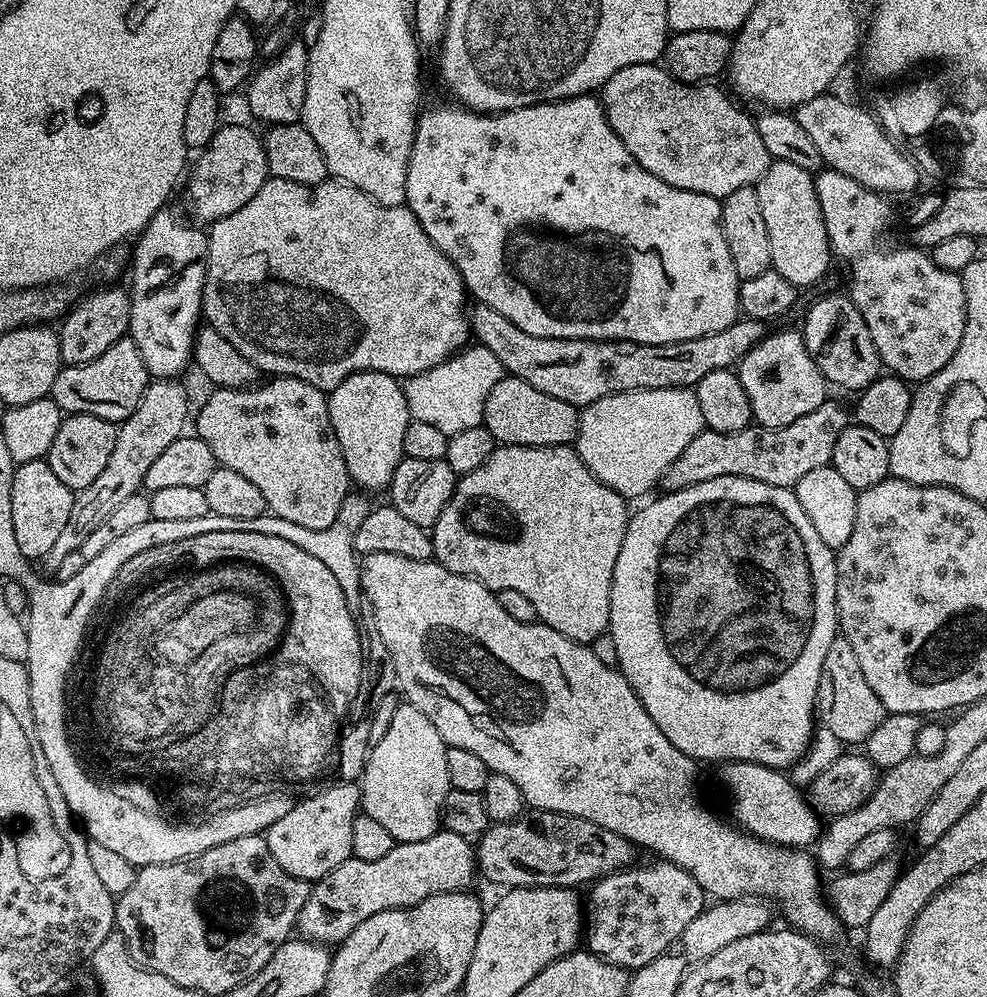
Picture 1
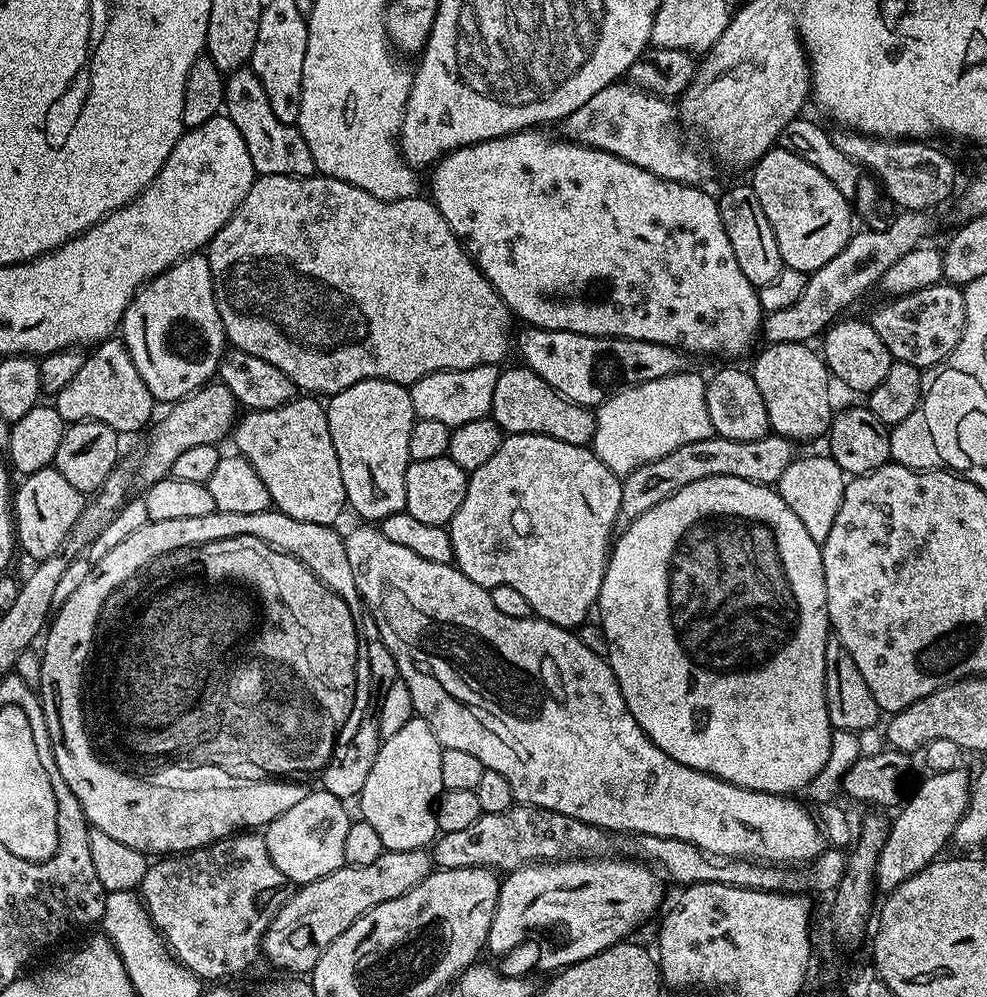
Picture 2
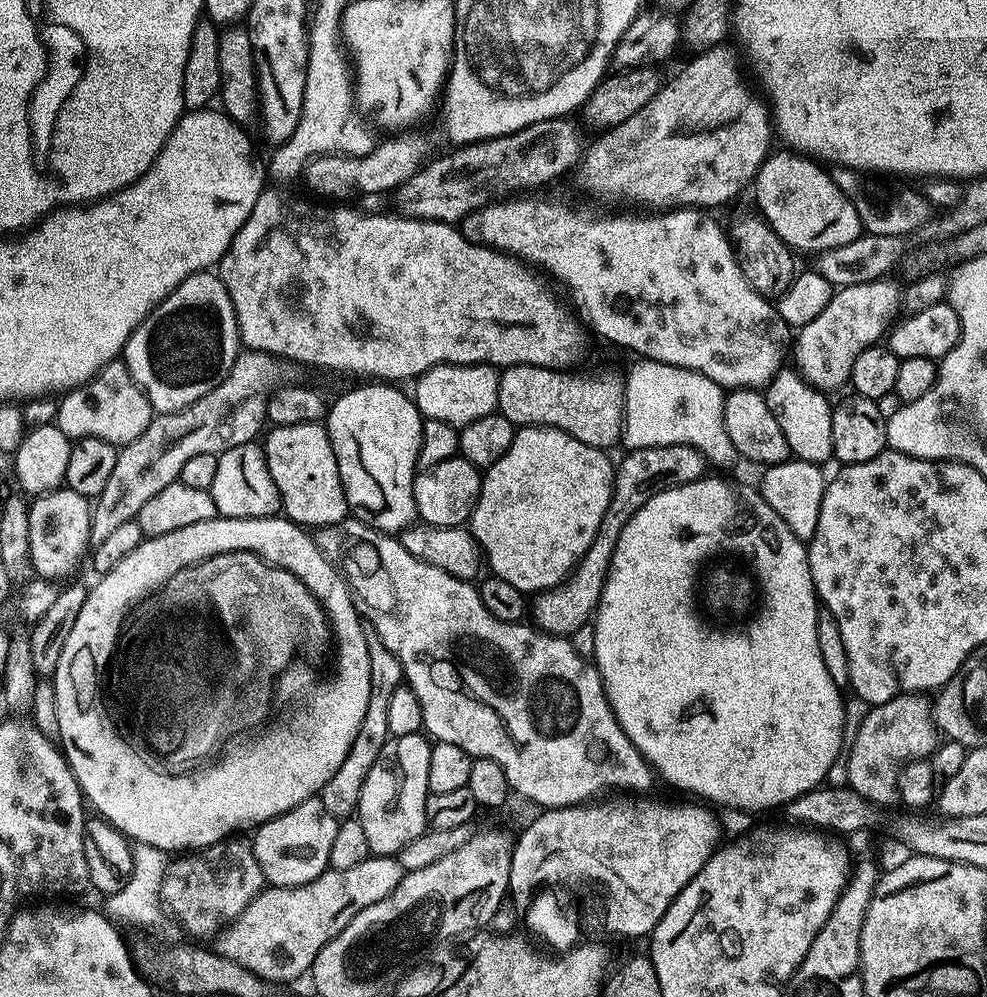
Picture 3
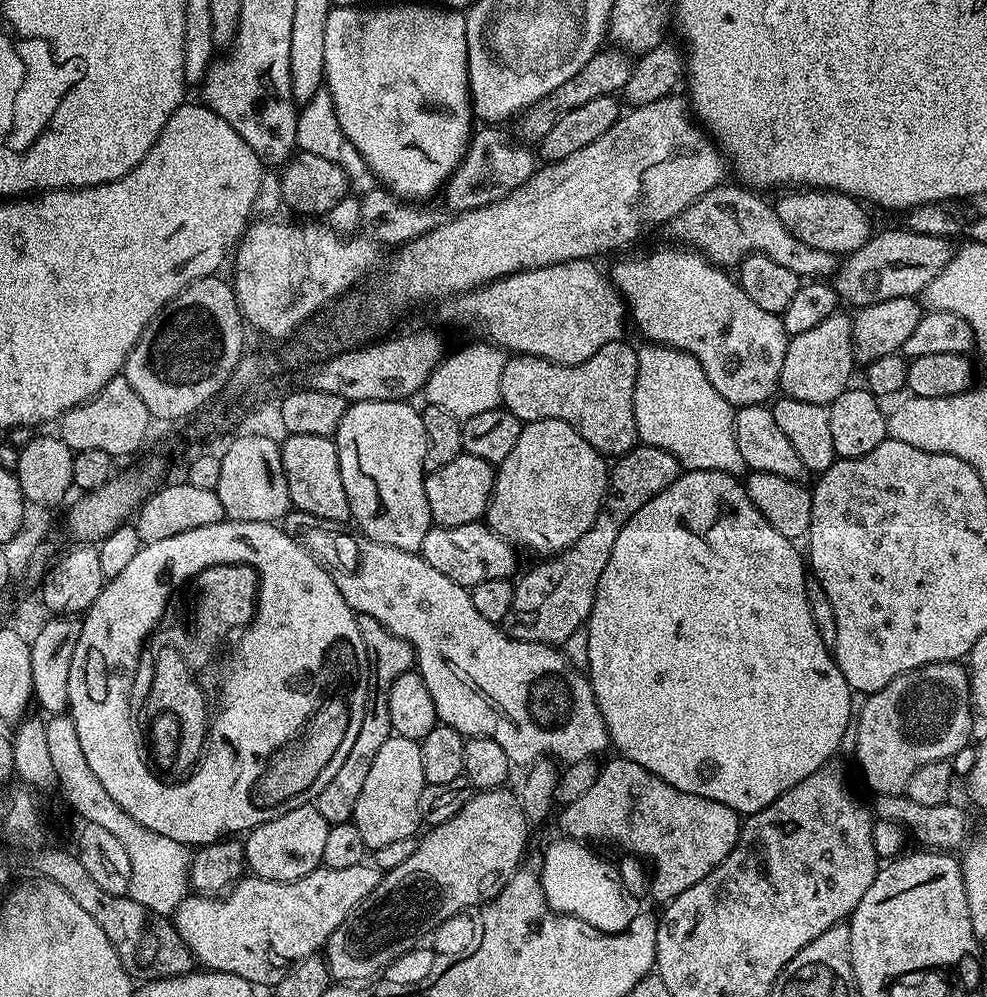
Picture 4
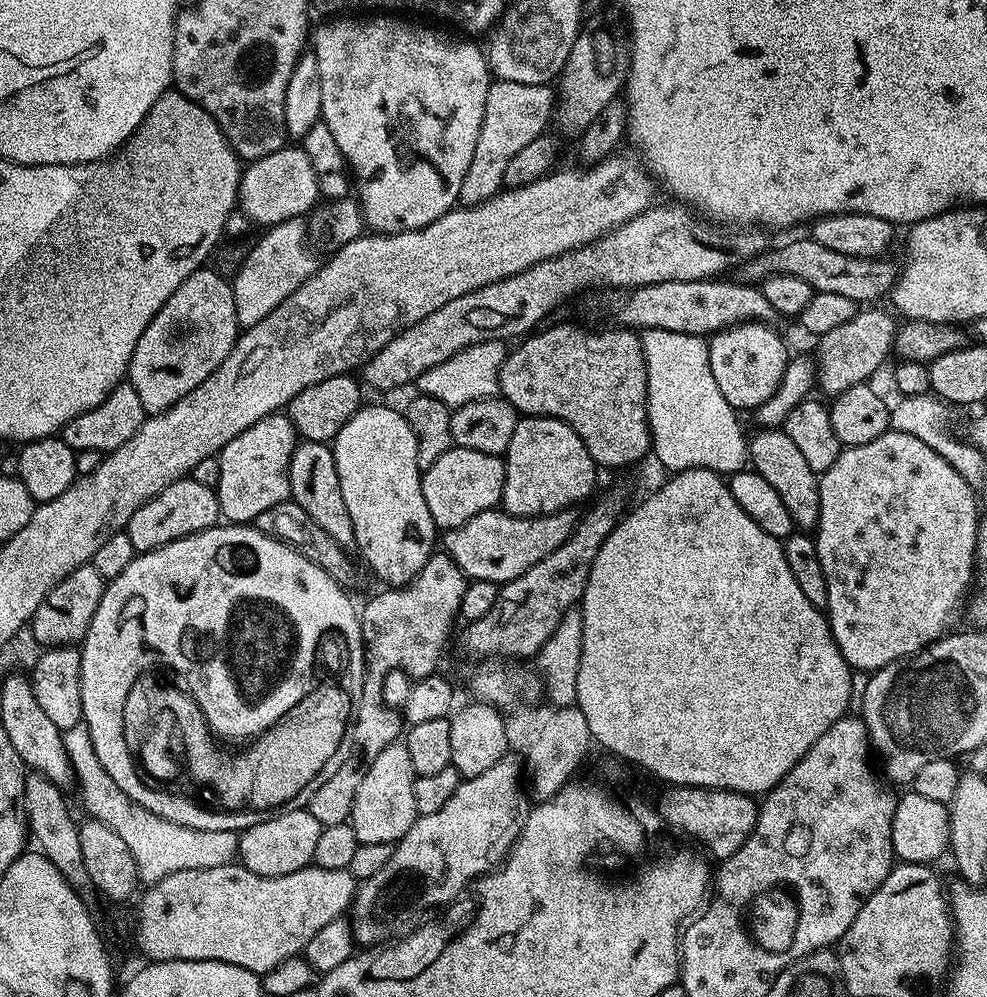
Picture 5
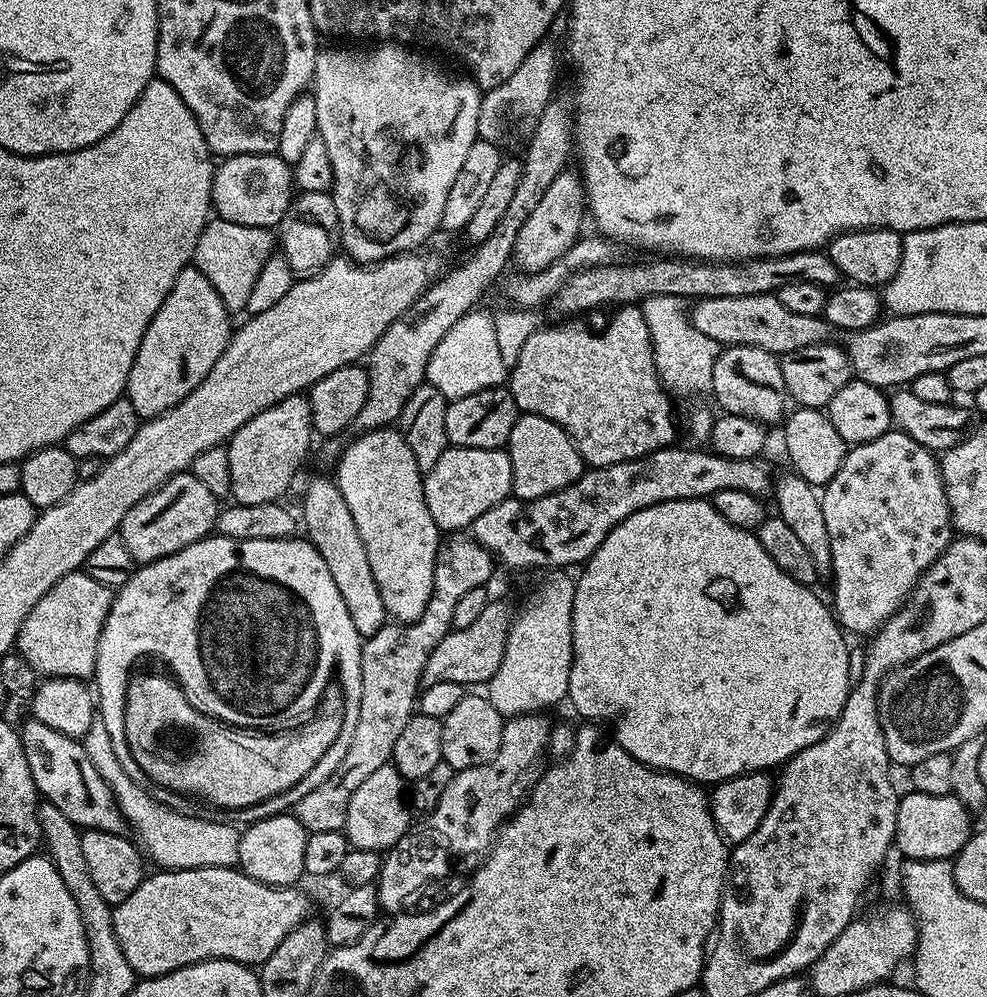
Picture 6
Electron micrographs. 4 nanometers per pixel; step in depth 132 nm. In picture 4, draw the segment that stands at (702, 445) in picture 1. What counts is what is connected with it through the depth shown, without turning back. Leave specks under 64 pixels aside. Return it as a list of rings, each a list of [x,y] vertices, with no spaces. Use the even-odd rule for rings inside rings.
[[[649,444],[631,448],[611,465],[608,473],[608,490],[604,494],[604,507],[596,521],[571,544],[566,551],[557,552],[545,564],[532,568],[521,580],[515,581],[512,615],[506,621],[507,631],[514,638],[539,644],[563,646],[574,630],[585,627],[592,613],[598,590],[598,578],[610,562],[614,541],[622,534],[622,526],[650,502],[666,486],[680,477],[682,465],[673,452]]]

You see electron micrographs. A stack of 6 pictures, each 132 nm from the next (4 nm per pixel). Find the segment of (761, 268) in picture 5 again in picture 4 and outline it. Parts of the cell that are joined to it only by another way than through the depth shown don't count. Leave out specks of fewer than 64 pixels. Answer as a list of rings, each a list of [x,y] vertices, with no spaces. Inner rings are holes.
[[[907,226],[877,231],[862,247],[843,257],[842,267],[834,277],[834,287],[841,301],[848,303],[849,300],[855,306],[886,302],[890,298],[916,298],[942,274],[953,251],[953,241],[946,236],[913,232]]]

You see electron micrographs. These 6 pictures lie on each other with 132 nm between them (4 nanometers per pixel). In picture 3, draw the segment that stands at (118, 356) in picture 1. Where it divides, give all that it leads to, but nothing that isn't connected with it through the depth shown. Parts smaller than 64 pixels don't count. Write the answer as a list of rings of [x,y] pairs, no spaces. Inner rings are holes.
[[[120,358],[102,366],[86,383],[67,389],[58,401],[55,426],[73,442],[82,438],[102,438],[111,444],[123,446],[134,442],[134,438],[138,438],[138,434],[150,426],[154,415],[152,403],[130,374],[128,365]]]

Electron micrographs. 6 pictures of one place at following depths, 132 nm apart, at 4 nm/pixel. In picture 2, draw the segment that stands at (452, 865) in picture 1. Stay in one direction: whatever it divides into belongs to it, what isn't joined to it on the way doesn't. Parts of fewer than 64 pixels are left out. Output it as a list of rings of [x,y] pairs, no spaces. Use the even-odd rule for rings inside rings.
[[[415,848],[405,852],[386,850],[375,862],[370,862],[370,866],[345,866],[320,880],[297,887],[266,930],[263,959],[268,959],[276,968],[285,968],[288,974],[311,973],[326,946],[330,946],[338,934],[350,930],[359,916],[382,902],[390,902],[390,898],[406,894],[433,871],[434,861],[425,849]]]

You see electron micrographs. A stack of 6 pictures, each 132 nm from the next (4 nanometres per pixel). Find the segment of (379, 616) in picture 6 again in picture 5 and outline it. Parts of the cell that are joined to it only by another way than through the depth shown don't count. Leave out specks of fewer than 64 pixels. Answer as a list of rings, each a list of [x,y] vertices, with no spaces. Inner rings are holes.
[[[297,443],[288,467],[288,491],[291,499],[302,506],[302,510],[306,510],[306,514],[310,514],[310,518],[314,518],[314,522],[318,522],[318,526],[322,526],[336,544],[347,549],[355,545],[354,526],[350,522],[350,510],[346,510],[346,498],[342,498],[338,466],[327,443]]]

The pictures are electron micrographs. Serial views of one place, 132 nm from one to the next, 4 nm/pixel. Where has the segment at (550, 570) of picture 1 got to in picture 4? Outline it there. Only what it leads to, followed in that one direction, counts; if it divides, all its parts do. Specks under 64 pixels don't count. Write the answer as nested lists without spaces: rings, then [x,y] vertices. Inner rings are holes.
[[[534,420],[525,423],[518,434],[518,442],[514,442],[514,450],[510,450],[510,454],[506,454],[504,461],[495,469],[496,484],[492,487],[492,499],[488,502],[486,523],[503,540],[521,549],[548,552],[544,554],[564,552],[571,544],[578,542],[586,530],[590,530],[596,515],[604,507],[609,471],[609,461],[566,422]]]

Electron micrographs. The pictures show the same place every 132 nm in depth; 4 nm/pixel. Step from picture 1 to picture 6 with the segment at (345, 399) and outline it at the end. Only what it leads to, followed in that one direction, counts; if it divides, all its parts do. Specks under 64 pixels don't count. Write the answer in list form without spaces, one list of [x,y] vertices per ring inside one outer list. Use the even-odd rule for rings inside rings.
[[[395,427],[375,428],[373,432],[365,432],[355,437],[357,440],[340,456],[340,465],[336,468],[334,479],[342,490],[342,498],[346,498],[346,506],[350,506],[350,514],[354,514],[354,526],[358,526],[358,534],[366,546],[366,558],[370,558],[370,570],[374,574],[374,582],[378,582],[378,594],[382,594],[382,606],[386,606],[389,617],[402,624],[413,624],[426,610],[434,590],[434,562],[436,551],[440,548],[442,533],[440,527],[430,518],[430,510],[426,510],[424,497],[424,482],[420,467],[414,462],[414,454],[410,454],[410,446],[402,438],[402,434]]]

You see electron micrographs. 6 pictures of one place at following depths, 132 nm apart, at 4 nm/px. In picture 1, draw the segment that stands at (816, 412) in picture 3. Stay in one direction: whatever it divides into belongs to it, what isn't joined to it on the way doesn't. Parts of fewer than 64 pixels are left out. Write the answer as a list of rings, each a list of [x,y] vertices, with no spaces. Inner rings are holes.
[[[769,331],[738,363],[742,390],[750,400],[753,421],[761,428],[781,428],[806,418],[810,410],[818,410],[830,396],[830,385],[822,370],[810,358],[806,342],[799,331]]]

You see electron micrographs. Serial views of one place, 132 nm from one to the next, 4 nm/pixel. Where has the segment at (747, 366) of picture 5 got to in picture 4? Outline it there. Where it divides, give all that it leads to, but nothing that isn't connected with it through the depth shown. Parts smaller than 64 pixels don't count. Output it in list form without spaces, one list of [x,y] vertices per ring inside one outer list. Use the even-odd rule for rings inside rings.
[[[684,246],[672,247],[676,248],[656,248],[653,252],[628,256],[610,271],[612,283],[626,301],[631,323],[632,320],[636,323],[645,341],[691,352],[702,370],[706,370],[706,378],[710,378],[714,390],[734,406],[771,401],[778,392],[782,358],[786,358],[790,339],[783,319],[775,312],[762,310],[762,306],[758,306],[733,277],[731,280],[724,273],[727,271],[723,267],[714,264],[707,256]]]

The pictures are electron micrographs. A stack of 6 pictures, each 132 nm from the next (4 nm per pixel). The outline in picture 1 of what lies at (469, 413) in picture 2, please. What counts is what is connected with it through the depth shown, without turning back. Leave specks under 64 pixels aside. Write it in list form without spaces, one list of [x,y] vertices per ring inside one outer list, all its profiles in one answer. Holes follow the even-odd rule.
[[[478,342],[457,352],[450,361],[451,368],[452,392],[407,393],[409,417],[438,426],[438,430],[448,437],[484,423],[486,398],[490,398],[490,390],[494,390],[495,386],[492,382],[492,353]]]

